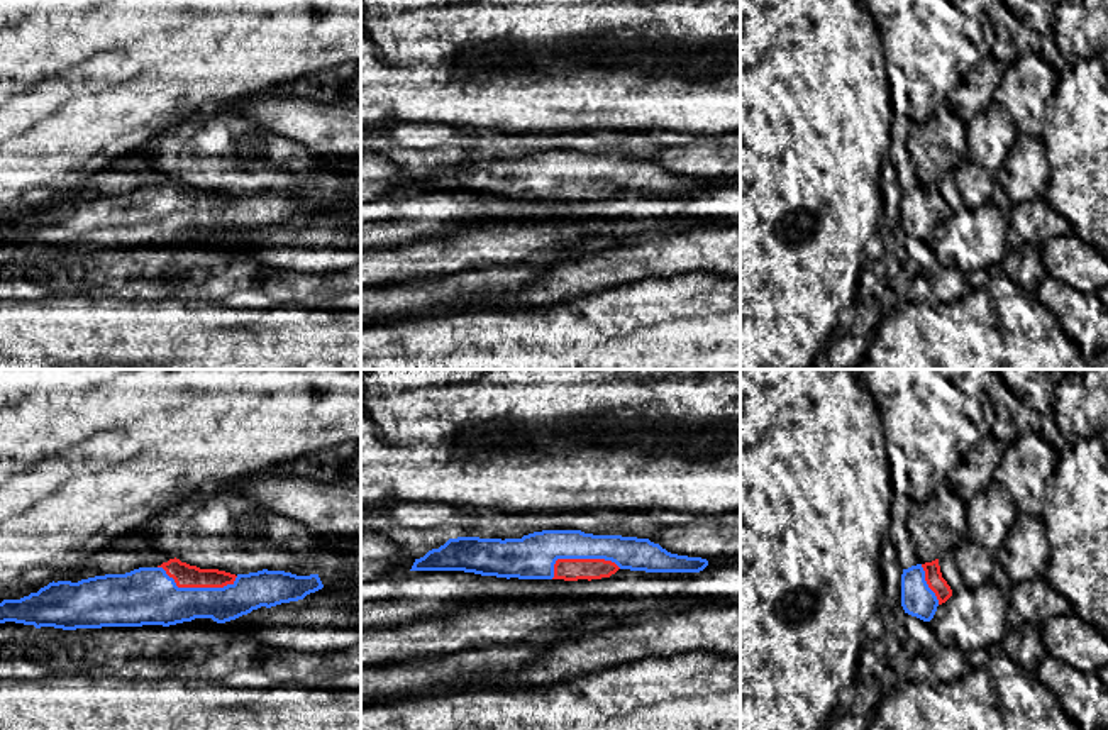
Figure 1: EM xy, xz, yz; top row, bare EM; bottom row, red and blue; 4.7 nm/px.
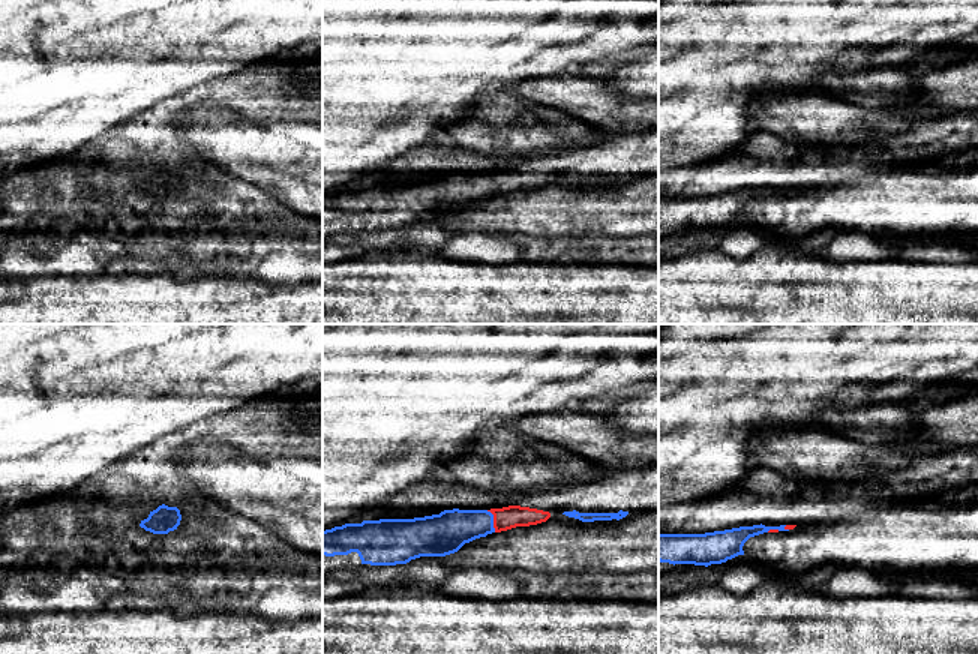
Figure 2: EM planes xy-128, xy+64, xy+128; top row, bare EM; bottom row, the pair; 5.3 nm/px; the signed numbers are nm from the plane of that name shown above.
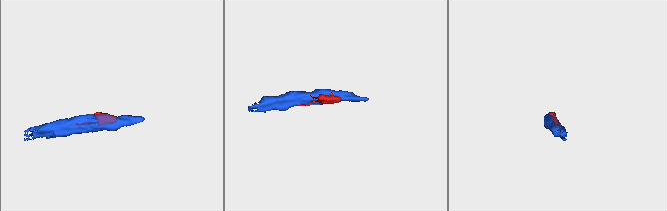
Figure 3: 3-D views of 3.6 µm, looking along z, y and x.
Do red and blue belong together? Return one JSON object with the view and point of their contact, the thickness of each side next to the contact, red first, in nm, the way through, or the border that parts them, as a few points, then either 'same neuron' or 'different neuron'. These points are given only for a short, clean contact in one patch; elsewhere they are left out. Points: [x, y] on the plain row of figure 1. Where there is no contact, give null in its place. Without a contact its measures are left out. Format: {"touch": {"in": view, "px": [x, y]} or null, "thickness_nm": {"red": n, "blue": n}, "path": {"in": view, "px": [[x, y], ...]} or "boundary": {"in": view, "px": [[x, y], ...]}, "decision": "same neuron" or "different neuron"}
{"touch": {"in": "xy", "px": [197, 207]}, "thickness_nm": {"red": 110, "blue": 280}, "decision": "same neuron"}

